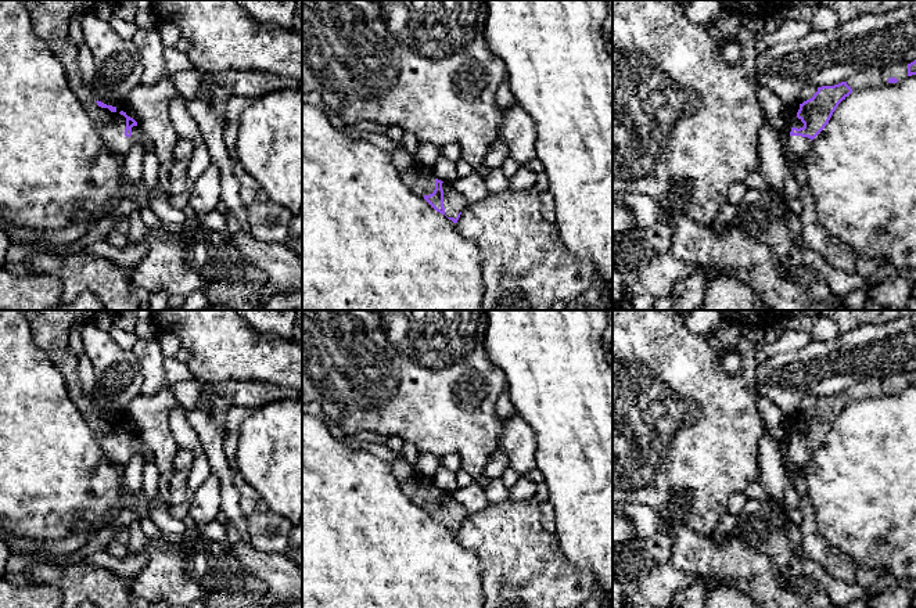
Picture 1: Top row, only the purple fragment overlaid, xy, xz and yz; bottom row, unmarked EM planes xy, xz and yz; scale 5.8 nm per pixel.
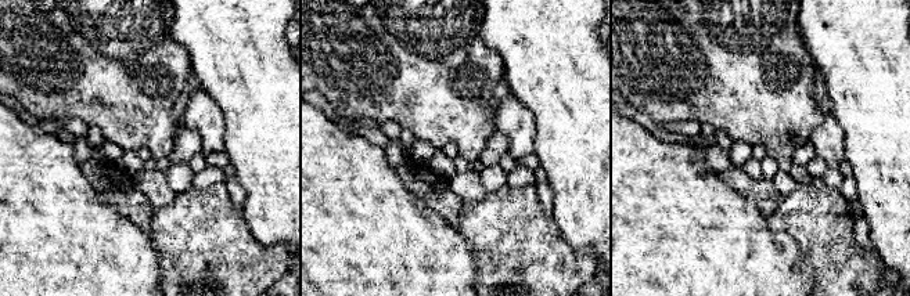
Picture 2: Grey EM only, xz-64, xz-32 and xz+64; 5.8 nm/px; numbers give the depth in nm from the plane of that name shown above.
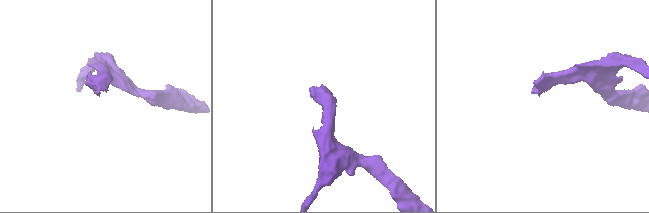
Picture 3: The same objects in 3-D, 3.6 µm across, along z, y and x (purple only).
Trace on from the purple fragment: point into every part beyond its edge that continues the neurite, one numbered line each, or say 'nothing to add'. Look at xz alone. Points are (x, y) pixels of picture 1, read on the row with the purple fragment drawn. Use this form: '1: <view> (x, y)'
1: xz (453, 204)

